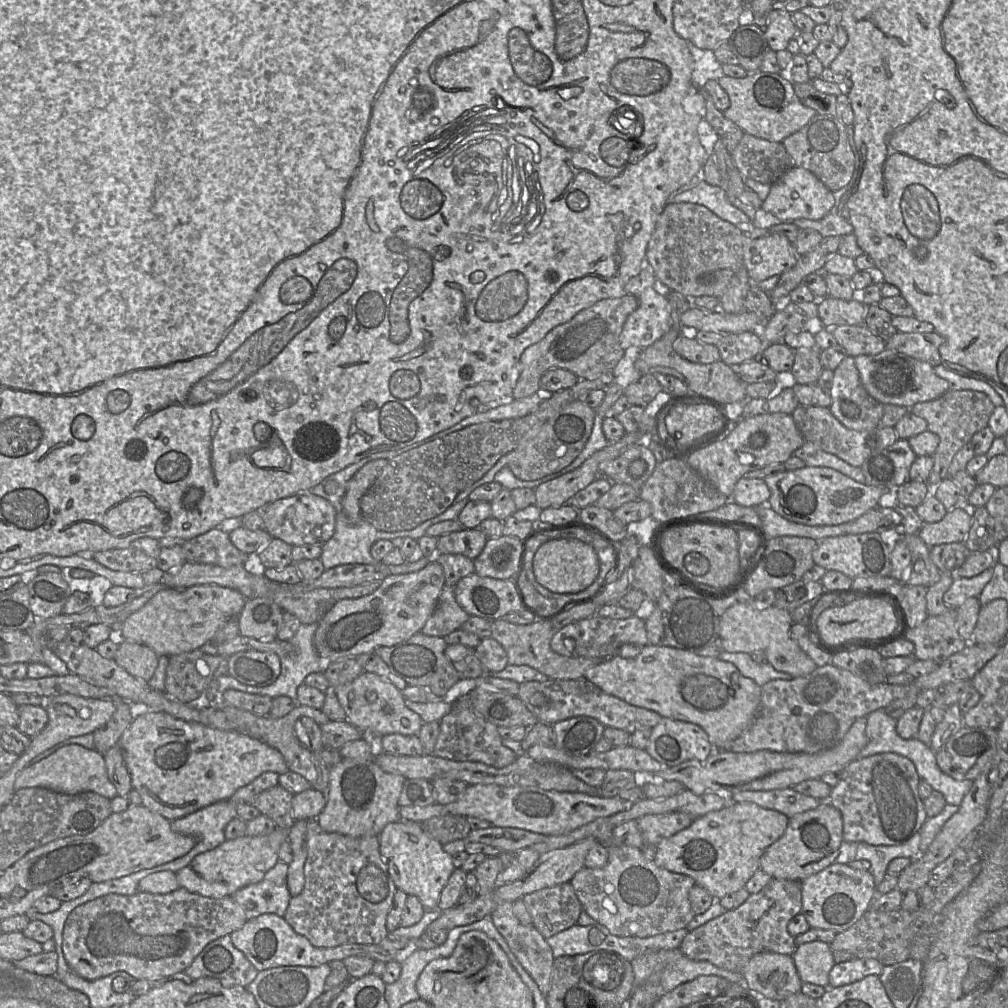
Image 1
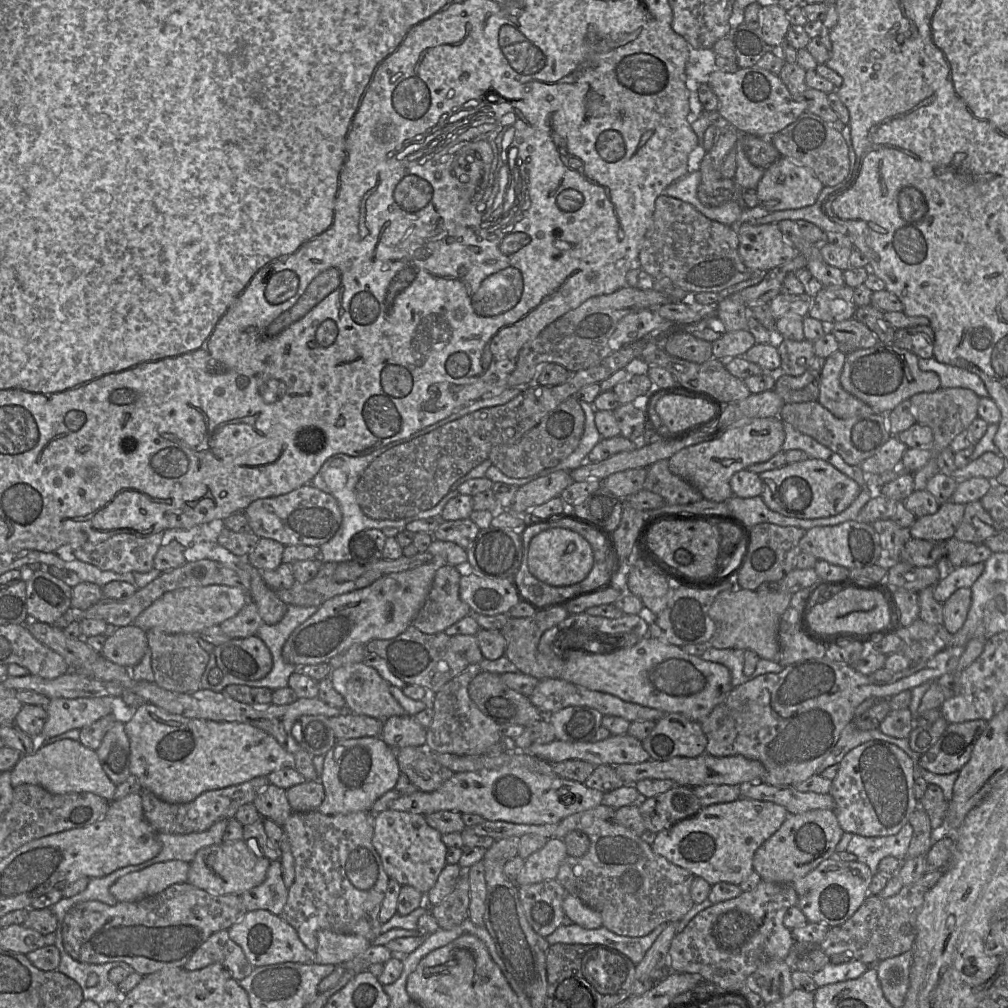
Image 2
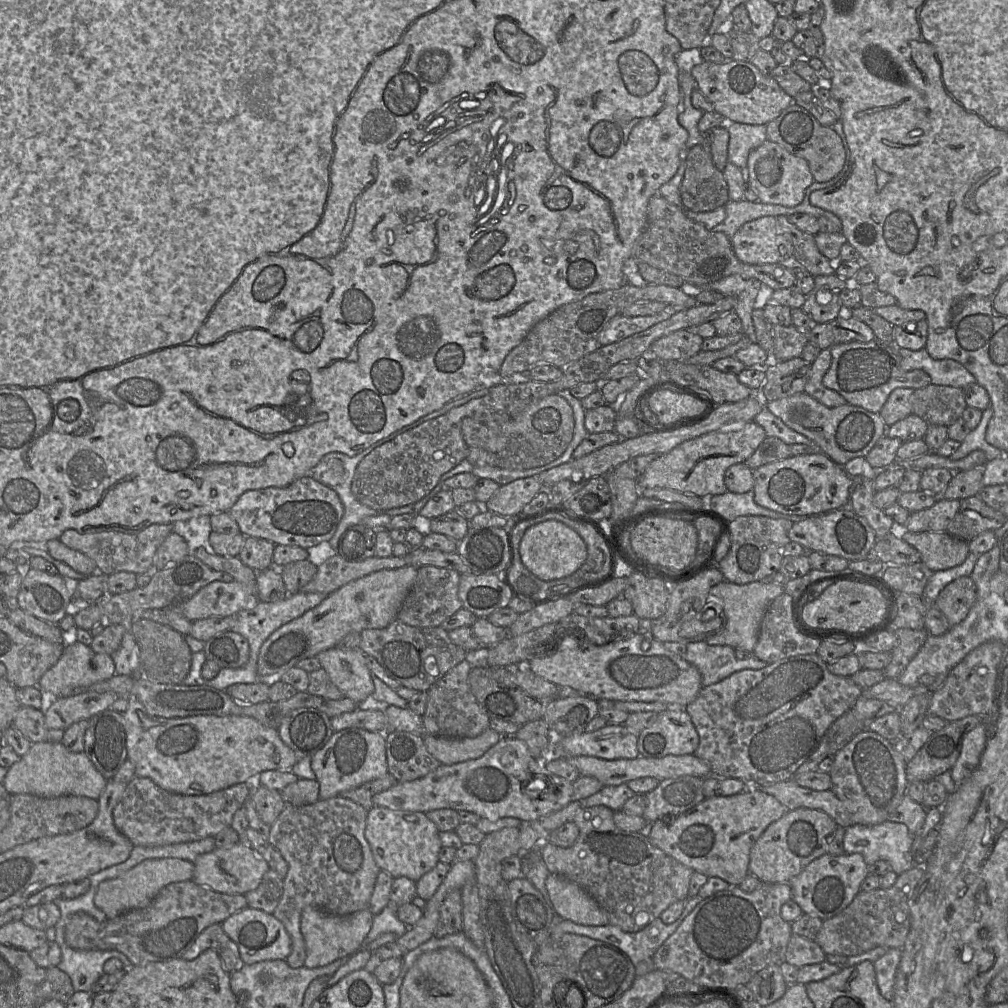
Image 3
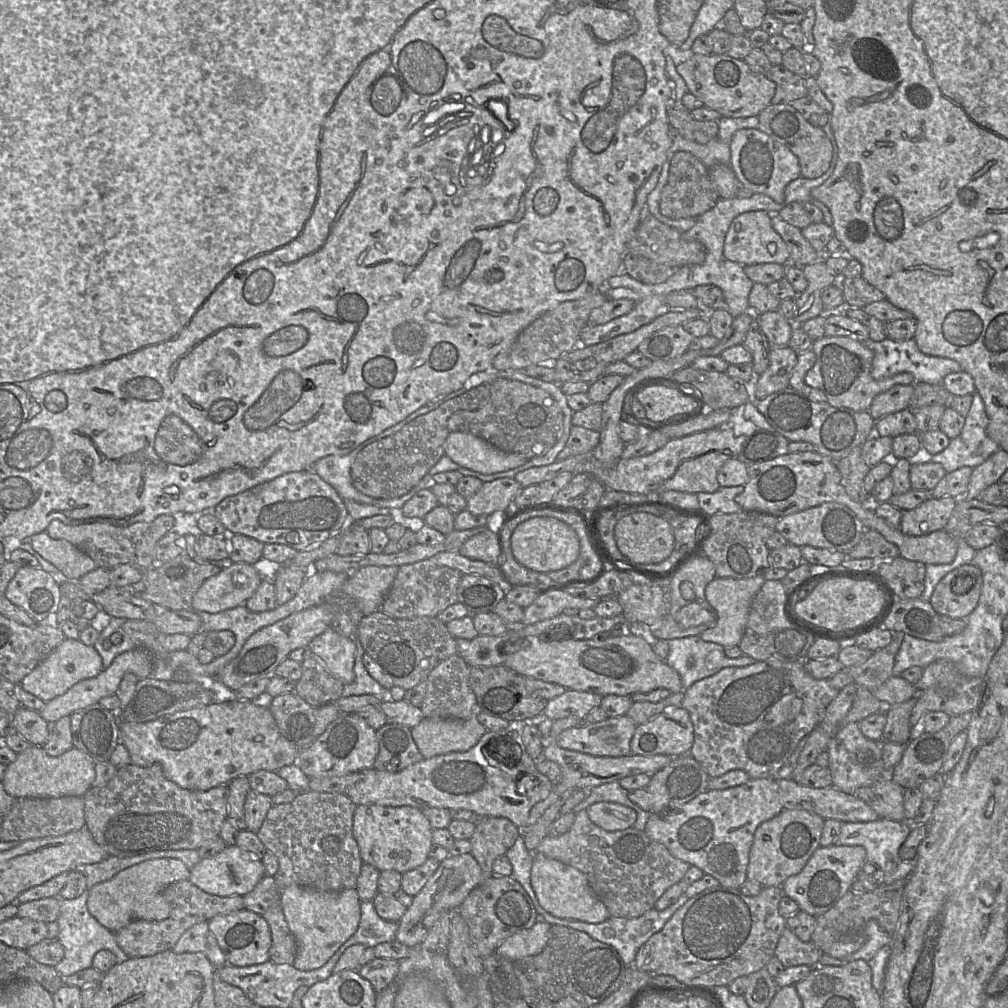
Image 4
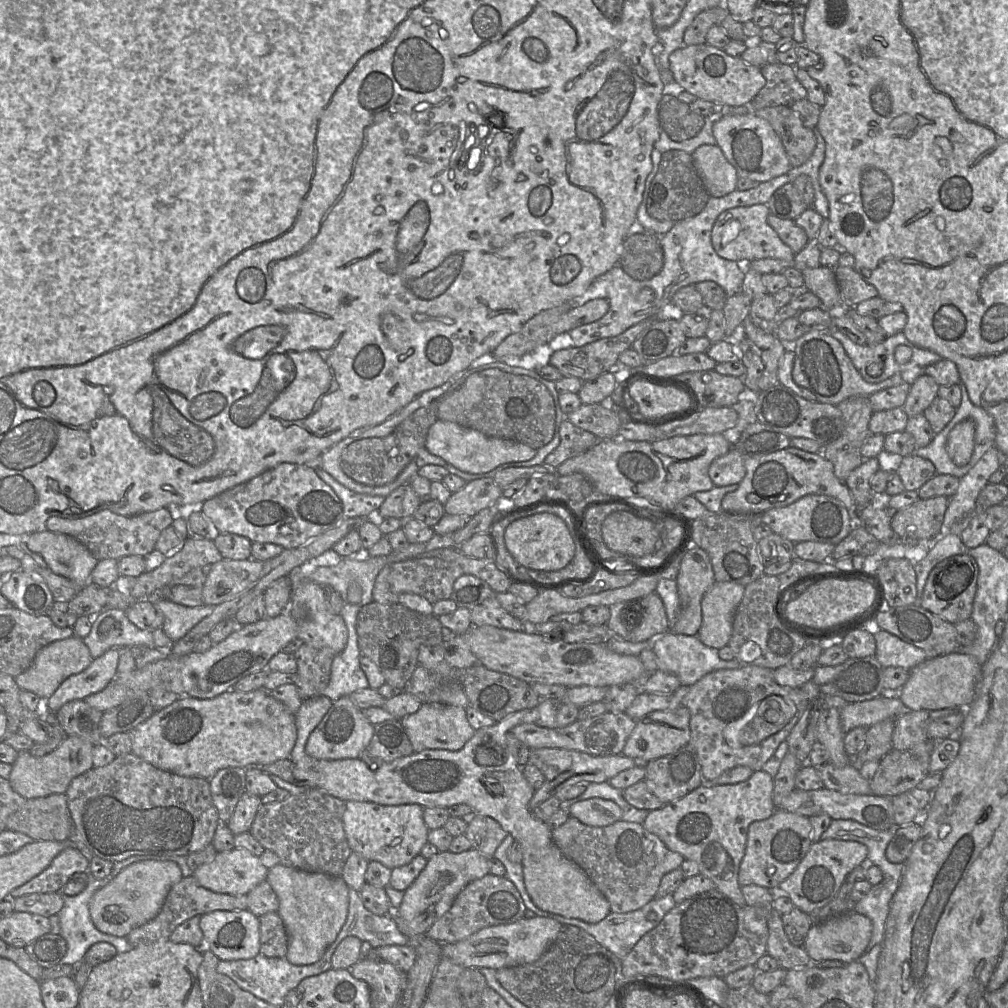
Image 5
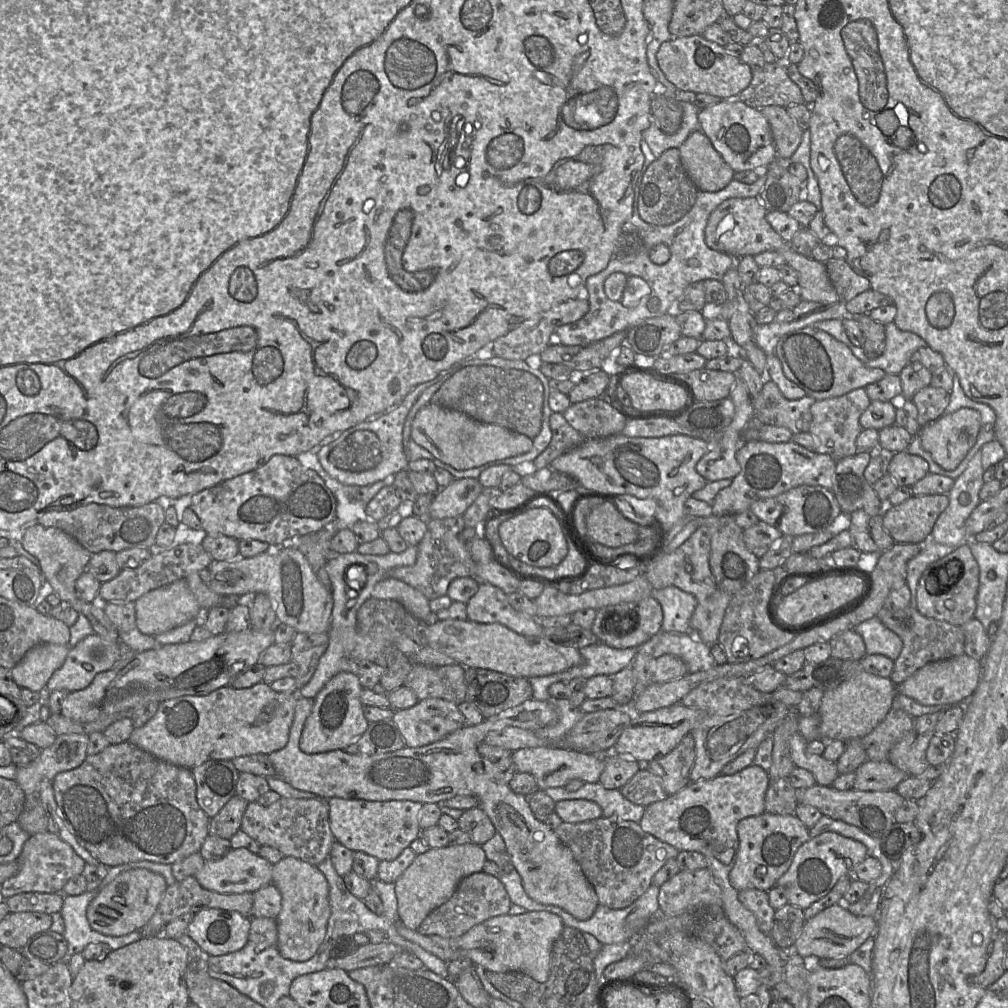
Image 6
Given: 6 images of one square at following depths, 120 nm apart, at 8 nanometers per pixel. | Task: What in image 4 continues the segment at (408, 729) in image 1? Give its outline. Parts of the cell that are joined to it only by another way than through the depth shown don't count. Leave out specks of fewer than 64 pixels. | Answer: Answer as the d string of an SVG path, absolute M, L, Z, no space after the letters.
M330 627L315 637L307 649L344 685L354 682L356 644L353 638L343 636Z

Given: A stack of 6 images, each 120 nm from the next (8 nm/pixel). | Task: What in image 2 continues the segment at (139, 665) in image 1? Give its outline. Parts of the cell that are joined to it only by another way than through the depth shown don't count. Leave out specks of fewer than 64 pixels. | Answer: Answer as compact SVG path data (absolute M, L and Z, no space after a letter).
M130 624L124 627L117 627L115 632L106 638L101 655L115 664L131 669L140 663L147 648L146 632L136 625Z

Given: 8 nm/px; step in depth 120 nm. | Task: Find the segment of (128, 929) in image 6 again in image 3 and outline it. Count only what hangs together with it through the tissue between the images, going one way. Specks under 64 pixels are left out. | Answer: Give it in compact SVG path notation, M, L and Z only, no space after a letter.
M155 858L145 860L120 876L102 881L96 890L93 902L108 919L113 919L129 910L147 906L166 885L191 880L194 864L177 858Z

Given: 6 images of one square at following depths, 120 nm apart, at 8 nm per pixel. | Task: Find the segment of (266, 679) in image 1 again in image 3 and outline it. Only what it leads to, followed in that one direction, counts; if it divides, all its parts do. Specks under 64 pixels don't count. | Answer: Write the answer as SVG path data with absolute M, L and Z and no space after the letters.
M220 632L204 643L207 659L217 662L221 668L241 668L249 659L249 642L237 632Z

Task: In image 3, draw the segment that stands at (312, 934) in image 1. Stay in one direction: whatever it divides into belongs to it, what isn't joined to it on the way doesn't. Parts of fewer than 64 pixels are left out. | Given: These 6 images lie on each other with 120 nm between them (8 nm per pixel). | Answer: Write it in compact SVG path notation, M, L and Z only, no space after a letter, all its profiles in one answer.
M339 795L303 806L286 804L270 826L268 841L288 864L288 872L283 879L283 894L272 915L284 925L290 937L291 952L285 961L292 968L303 967L306 958L305 940L300 929L301 913L305 907L311 906L325 913L340 916L369 907L380 868L365 838L367 814L363 806Z

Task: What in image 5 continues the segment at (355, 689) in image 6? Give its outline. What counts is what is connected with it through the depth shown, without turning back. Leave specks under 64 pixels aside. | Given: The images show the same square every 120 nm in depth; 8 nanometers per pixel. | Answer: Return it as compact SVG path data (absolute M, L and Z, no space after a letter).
M348 696L341 697L333 702L319 725L310 734L305 751L309 756L316 759L359 758L372 739L373 728L374 725L368 721L363 711L356 707Z

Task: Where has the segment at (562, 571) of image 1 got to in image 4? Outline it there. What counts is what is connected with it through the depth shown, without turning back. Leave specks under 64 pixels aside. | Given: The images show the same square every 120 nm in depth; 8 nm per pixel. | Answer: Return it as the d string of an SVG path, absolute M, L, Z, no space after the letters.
M538 516L520 523L511 535L510 545L518 563L545 574L568 567L580 554L580 542L574 529L553 517Z

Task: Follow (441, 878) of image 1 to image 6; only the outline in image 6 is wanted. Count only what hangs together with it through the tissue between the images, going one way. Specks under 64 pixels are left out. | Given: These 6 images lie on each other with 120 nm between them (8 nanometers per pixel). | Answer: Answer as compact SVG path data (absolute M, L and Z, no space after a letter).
M333 797L327 800L331 831L339 843L379 861L394 860L420 837L419 814L422 803L410 800L369 801Z

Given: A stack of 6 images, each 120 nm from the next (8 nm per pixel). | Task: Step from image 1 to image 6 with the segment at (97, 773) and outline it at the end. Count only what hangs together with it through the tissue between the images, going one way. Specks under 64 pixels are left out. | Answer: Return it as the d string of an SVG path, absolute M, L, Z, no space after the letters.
M62 734L54 743L41 749L39 756L27 766L17 767L15 781L25 794L37 793L40 782L52 781L60 772L79 767L86 757L89 735Z

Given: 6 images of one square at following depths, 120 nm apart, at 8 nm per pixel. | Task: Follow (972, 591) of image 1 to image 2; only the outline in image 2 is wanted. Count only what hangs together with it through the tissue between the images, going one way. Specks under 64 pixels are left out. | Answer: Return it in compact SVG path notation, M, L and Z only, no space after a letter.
M983 562L950 568L934 586L935 600L943 604L956 590L964 587L971 588L983 570Z

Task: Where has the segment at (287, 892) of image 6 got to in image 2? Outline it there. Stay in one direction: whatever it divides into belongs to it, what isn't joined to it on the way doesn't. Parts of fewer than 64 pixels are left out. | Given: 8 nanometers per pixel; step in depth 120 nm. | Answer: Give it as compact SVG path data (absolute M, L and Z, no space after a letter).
M329 930L317 932L315 964L344 965L363 953L371 943L360 935L338 934Z

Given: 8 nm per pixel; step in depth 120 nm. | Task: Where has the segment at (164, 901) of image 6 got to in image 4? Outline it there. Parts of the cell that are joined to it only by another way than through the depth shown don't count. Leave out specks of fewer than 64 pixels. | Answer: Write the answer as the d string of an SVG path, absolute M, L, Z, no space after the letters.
M189 879L167 886L163 890L163 896L170 906L168 918L161 921L136 919L121 930L113 932L117 944L130 958L153 956L172 950L182 934L193 925L204 921L208 922L217 915L231 914L245 909L243 896L210 894L195 886Z

